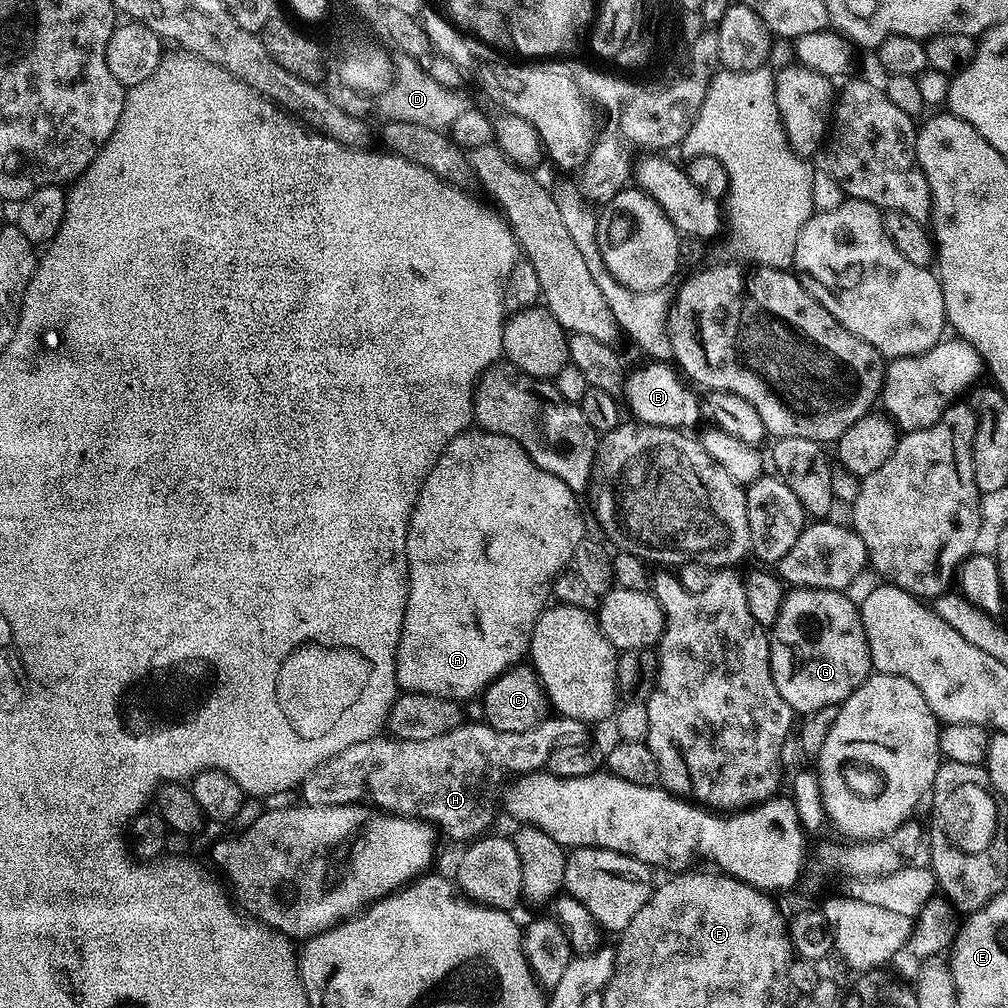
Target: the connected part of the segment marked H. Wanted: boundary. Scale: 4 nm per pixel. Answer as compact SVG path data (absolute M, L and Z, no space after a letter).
M545 718L538 726L521 732L499 732L491 728L487 722L465 722L446 734L438 734L438 738L398 740L391 734L373 736L366 742L358 742L334 754L334 758L330 758L312 771L302 785L302 800L305 804L318 806L367 802L393 814L433 822L441 829L446 828L452 835L464 840L463 842L468 842L485 831L484 823L488 820L483 806L480 805L480 791L495 780L503 781L503 776L507 772L523 774L541 771L548 763L550 750L554 750L557 740L562 735L561 721L556 720Z

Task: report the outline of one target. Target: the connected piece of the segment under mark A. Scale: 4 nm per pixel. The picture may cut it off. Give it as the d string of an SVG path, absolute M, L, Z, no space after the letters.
M469 430L448 443L425 478L408 523L408 601L402 618L400 641L396 647L396 683L404 692L421 692L427 696L465 702L471 696L479 697L503 672L508 668L515 668L528 656L528 643L532 641L534 626L552 596L552 584L571 565L578 542L586 539L584 520L580 517L580 504L576 500L577 493L572 492L570 486L562 482L562 478L554 478L554 474L542 470L542 466L534 463L530 454L526 454L526 450L522 450L522 446L514 442L514 438L483 430Z

